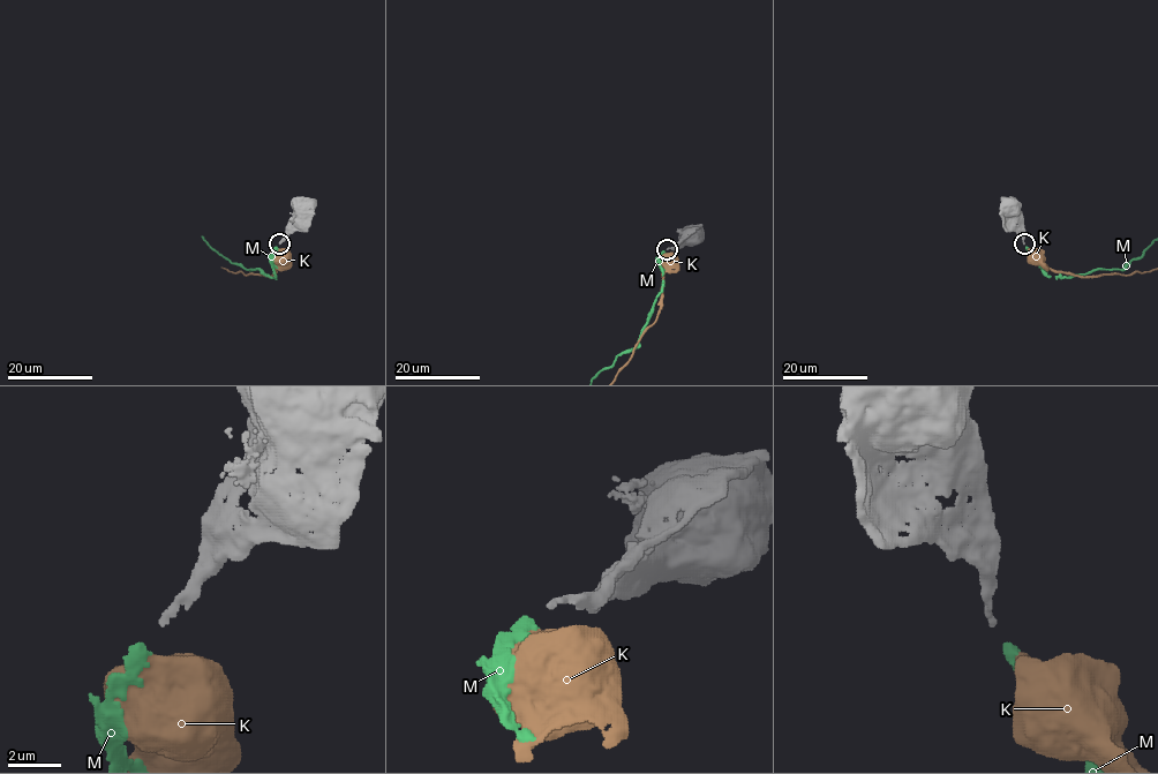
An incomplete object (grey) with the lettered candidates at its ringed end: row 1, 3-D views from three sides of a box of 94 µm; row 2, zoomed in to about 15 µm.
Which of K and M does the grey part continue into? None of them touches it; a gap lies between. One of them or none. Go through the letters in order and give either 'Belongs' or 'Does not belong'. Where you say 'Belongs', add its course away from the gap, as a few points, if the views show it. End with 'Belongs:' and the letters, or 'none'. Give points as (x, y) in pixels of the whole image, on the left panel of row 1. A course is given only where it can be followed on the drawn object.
K: Does not belong
M: Belongs
Belongs: M

